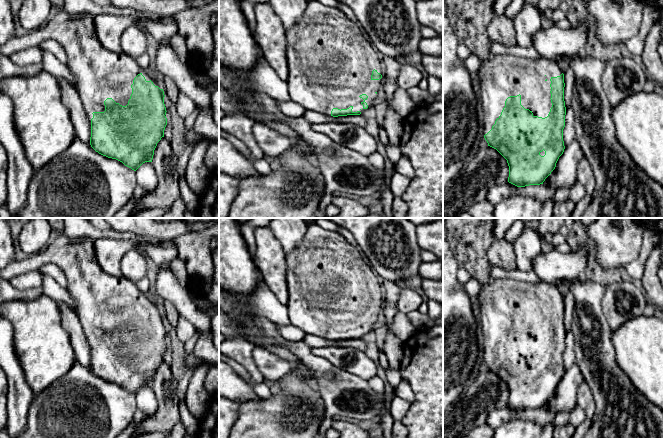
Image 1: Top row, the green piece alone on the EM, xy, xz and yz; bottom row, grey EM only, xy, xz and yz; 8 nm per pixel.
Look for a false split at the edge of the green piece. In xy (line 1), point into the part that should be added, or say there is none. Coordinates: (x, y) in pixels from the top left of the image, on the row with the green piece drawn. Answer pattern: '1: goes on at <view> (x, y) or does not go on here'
1: goes on at xy (99, 73)

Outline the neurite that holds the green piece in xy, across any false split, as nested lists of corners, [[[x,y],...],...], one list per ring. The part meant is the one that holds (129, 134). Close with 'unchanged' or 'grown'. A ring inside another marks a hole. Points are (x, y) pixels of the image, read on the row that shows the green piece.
[[[64,7],[51,15],[47,23],[41,28],[11,38],[0,47],[0,54],[10,57],[15,52],[35,47],[49,39],[57,41],[66,51],[66,64],[75,77],[75,89],[91,123],[91,147],[99,154],[116,159],[134,171],[143,163],[152,162],[154,150],[157,143],[164,137],[164,130],[167,125],[163,89],[157,86],[152,76],[141,68],[135,59],[124,52],[116,53],[102,46],[97,38],[94,16],[89,13],[82,13],[78,16],[70,15]]]; grown

